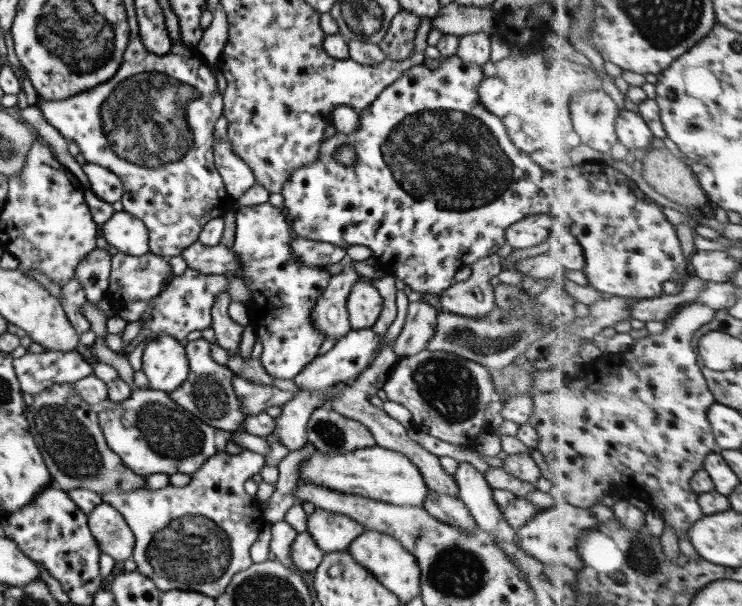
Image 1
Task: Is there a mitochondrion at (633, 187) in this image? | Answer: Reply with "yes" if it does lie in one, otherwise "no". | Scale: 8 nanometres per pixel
no

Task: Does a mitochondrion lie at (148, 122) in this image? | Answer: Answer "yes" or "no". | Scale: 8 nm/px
yes

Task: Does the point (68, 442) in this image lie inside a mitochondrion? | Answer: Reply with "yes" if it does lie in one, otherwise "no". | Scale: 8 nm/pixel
yes

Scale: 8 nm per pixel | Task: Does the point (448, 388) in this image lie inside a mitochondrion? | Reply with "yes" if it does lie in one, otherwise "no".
yes

